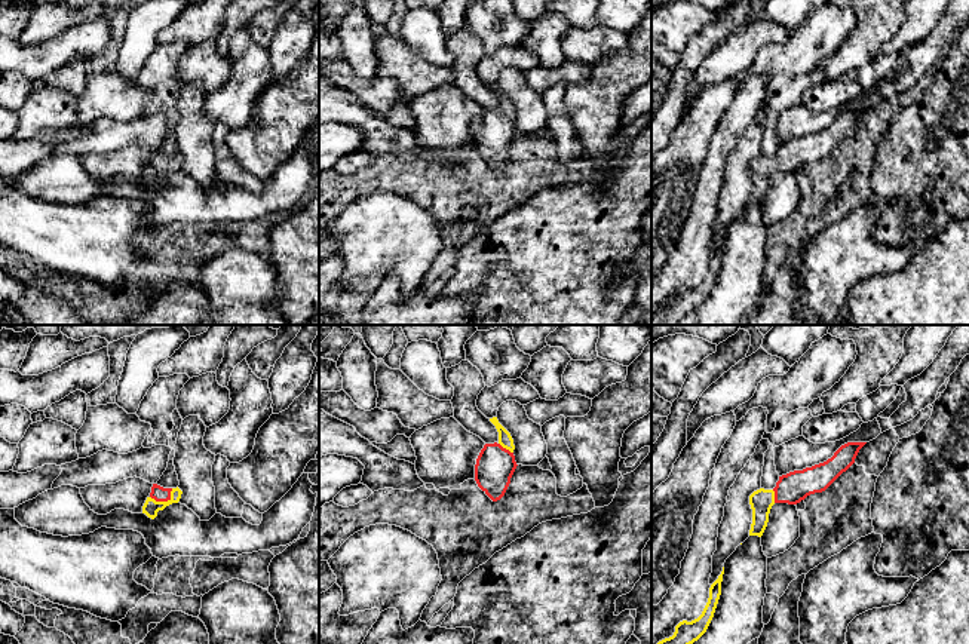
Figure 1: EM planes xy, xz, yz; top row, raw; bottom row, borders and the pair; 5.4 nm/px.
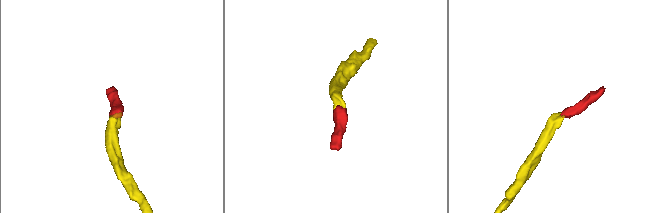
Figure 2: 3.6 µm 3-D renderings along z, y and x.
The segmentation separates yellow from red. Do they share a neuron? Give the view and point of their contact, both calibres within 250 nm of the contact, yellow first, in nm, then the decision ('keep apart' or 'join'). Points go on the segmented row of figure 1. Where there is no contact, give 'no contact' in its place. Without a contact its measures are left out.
meets yellow in xy at (163, 502); 90 nm thick on the yellow side, 80 nm on the other; join

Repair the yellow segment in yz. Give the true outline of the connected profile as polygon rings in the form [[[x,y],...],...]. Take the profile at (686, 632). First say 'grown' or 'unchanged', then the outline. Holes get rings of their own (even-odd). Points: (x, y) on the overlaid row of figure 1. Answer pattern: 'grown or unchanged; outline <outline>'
unchanged; outline [[[724,567],[718,579],[709,588],[709,598],[702,614],[692,622],[687,620],[680,622],[675,626],[674,635],[659,641],[657,644],[693,644],[706,632],[721,595],[723,574]]]

